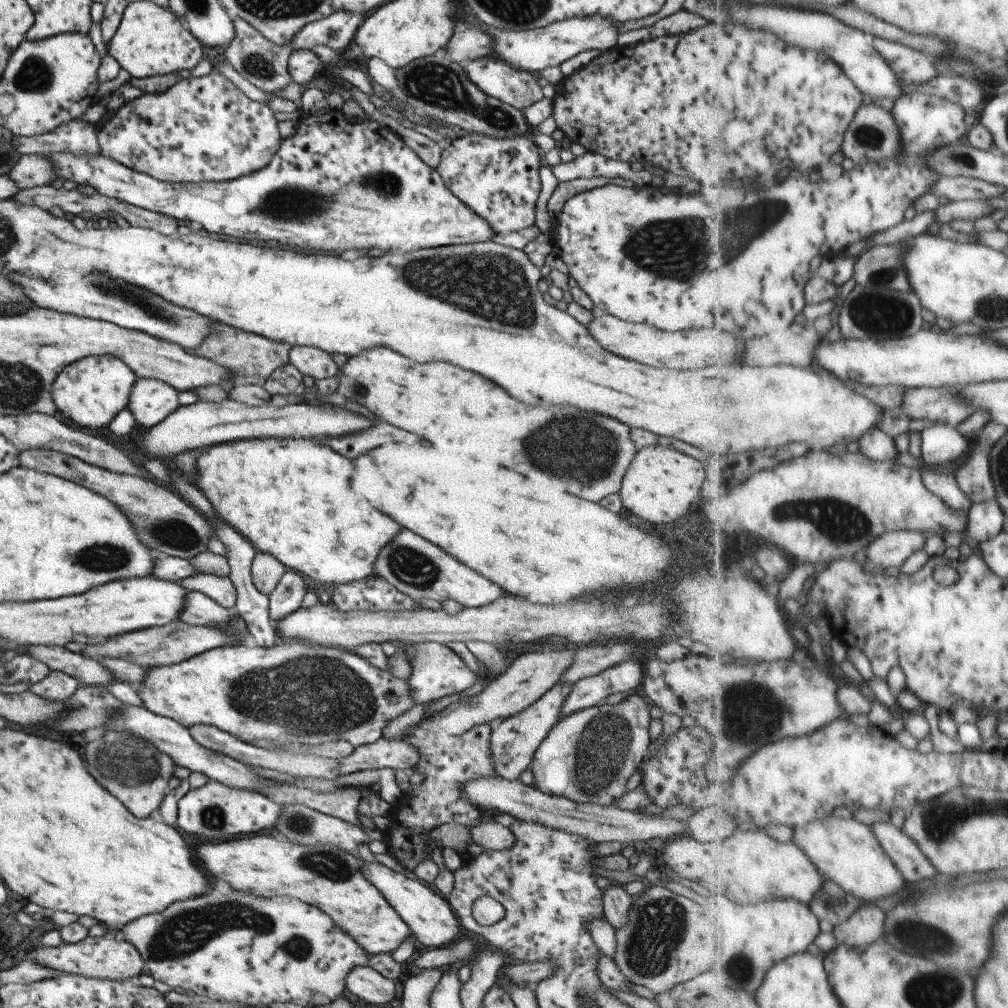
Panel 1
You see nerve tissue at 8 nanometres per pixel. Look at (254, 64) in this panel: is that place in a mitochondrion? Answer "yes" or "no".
yes

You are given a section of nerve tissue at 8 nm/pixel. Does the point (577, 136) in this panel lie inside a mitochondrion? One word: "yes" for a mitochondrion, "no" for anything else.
no

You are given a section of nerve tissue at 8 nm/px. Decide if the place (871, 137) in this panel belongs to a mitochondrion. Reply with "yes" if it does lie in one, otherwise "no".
yes

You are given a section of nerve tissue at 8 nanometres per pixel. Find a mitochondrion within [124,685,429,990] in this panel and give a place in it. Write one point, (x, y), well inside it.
(180, 935)

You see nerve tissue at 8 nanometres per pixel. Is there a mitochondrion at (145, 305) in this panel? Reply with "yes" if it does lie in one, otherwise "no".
yes

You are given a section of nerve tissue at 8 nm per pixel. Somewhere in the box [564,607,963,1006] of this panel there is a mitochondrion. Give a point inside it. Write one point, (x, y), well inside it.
(658, 930)

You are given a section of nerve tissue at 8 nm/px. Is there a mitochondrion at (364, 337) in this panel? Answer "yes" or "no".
no

